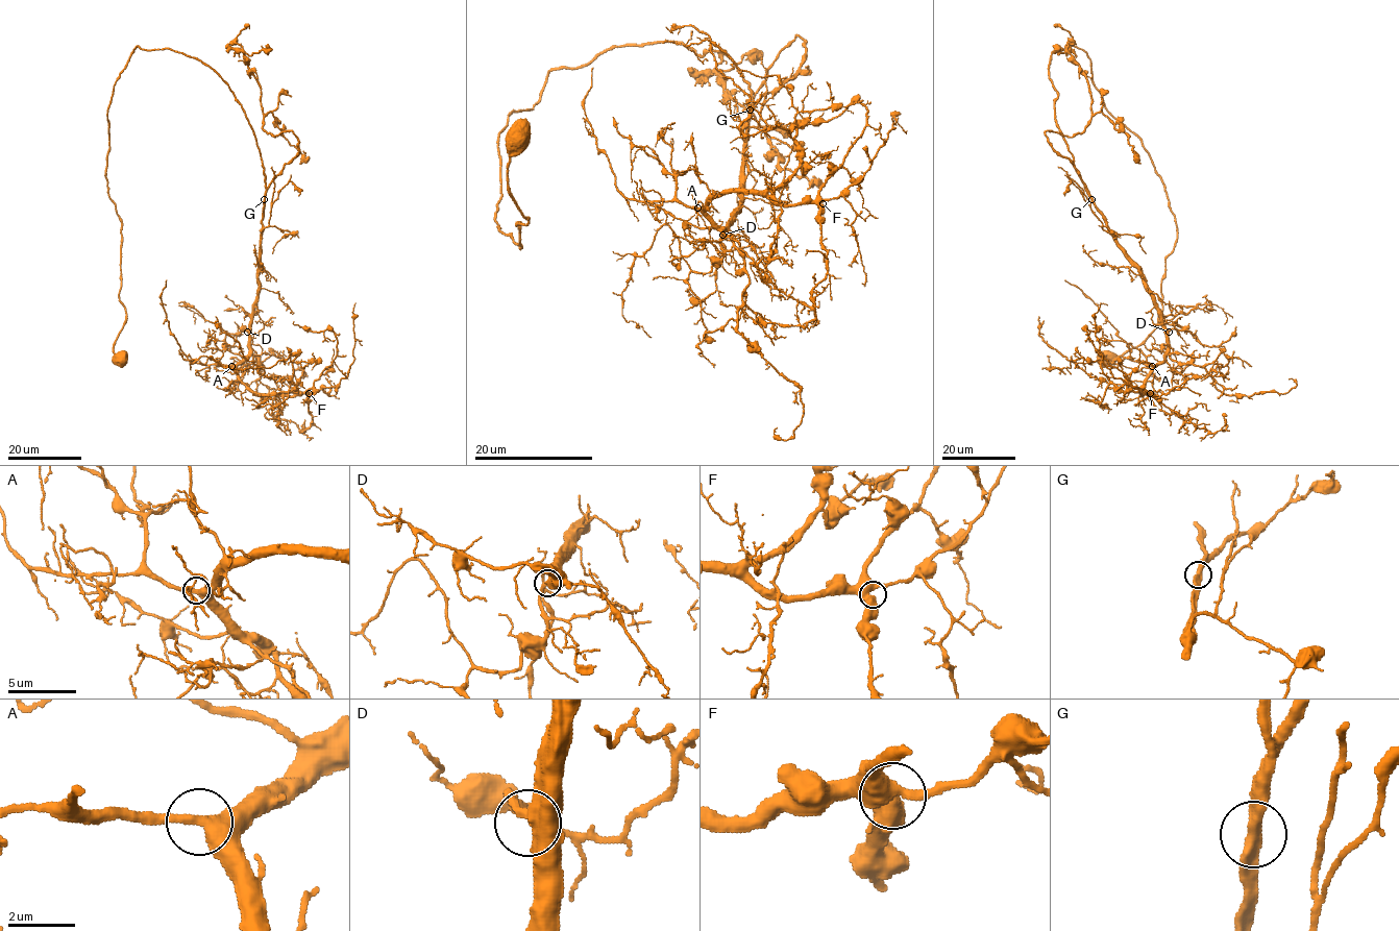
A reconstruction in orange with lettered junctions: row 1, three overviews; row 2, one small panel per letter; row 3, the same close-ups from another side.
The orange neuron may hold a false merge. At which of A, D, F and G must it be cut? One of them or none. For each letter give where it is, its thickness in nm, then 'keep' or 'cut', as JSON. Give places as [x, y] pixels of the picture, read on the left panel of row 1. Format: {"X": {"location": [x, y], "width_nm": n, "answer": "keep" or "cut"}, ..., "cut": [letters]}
{"A": {"location": [231, 366], "width_nm": 480, "answer": "keep"}, "D": {"location": [247, 332], "width_nm": 480, "answer": "keep"}, "F": {"location": [309, 393], "width_nm": 550, "answer": "keep"}, "G": {"location": [264, 199], "width_nm": 440, "answer": "keep"}, "cut": []}

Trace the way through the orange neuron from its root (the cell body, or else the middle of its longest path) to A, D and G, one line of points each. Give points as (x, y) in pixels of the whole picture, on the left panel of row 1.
A: (120, 360), (107, 108), (140, 46), (210, 66), (260, 150), (259, 295), (249, 353), (231, 366)
D: (120, 360), (107, 108), (138, 46), (210, 66), (252, 130), (266, 196), (247, 332)
G: (120, 360), (107, 108), (138, 46), (196, 57), (228, 86), (260, 150), (264, 199)

